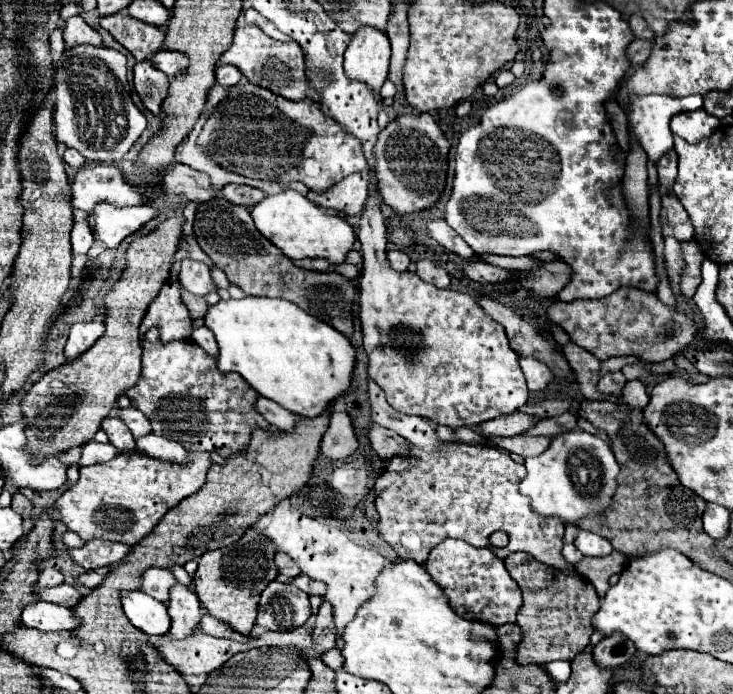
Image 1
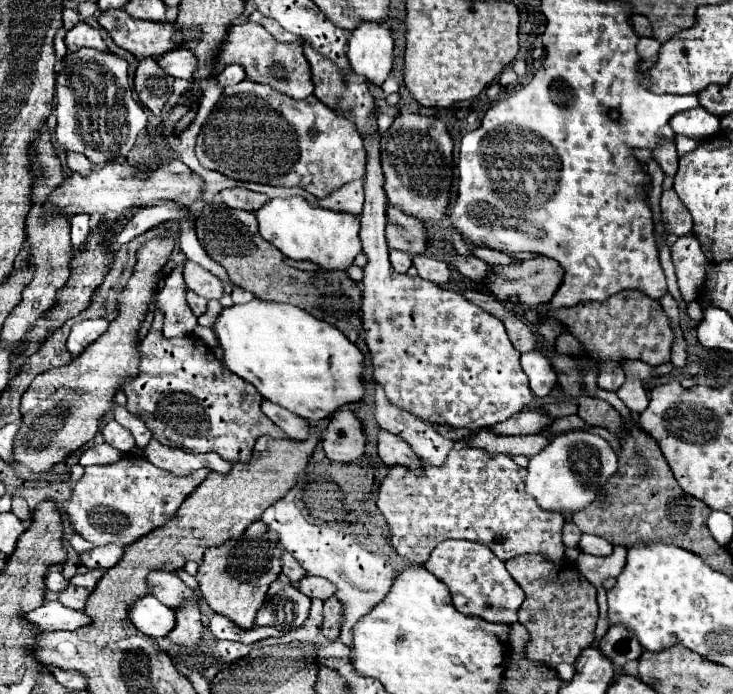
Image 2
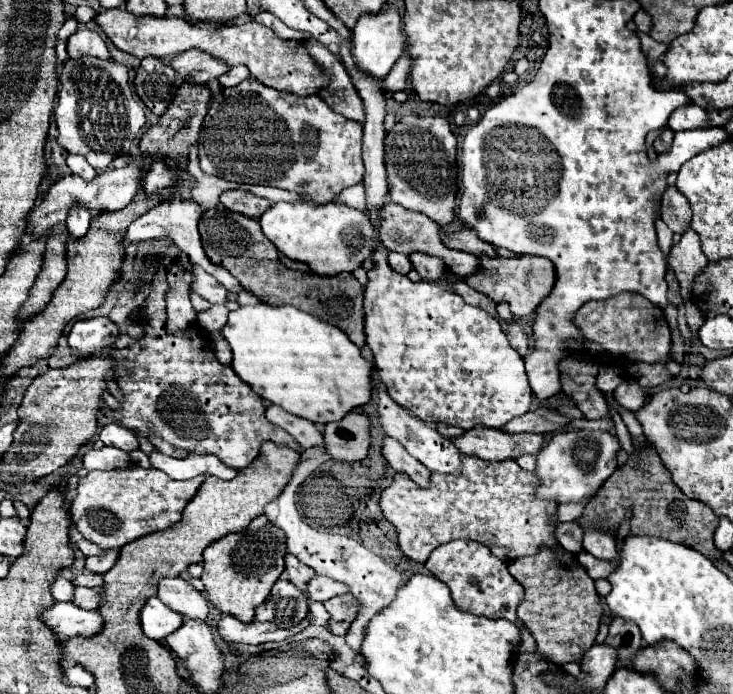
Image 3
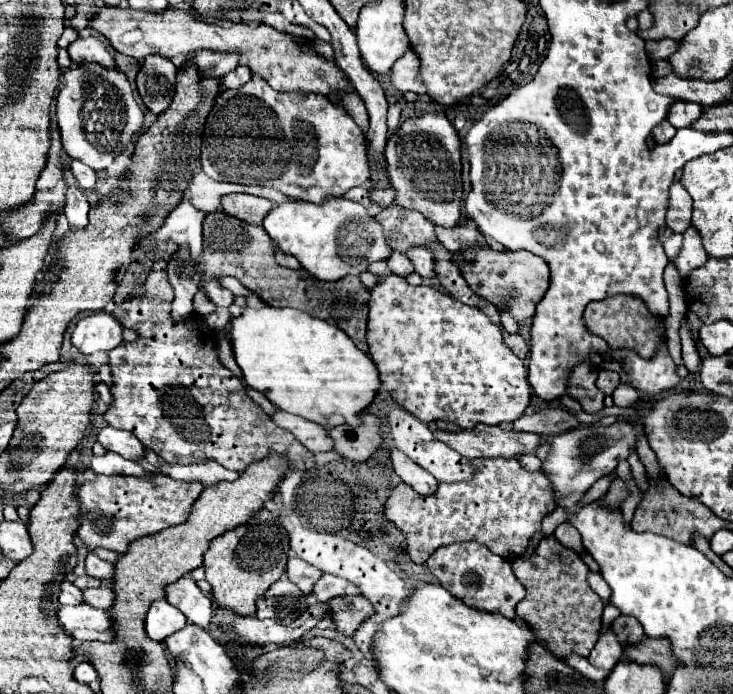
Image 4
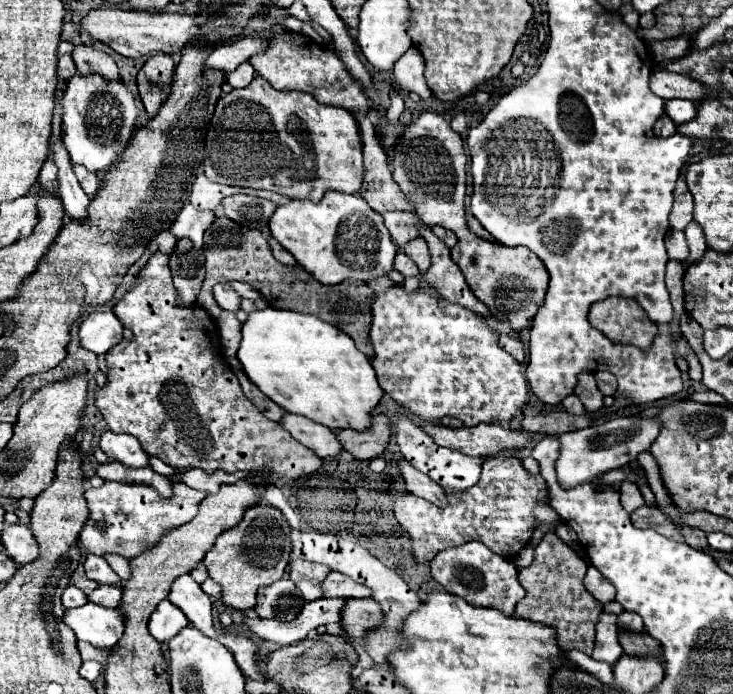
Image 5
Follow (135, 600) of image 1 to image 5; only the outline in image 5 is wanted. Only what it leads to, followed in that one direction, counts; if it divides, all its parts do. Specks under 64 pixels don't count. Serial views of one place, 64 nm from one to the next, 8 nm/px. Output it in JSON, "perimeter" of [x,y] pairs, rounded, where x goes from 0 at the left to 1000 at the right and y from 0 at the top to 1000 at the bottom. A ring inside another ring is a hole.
{"perimeter":[[[221,865],[216,876],[207,882],[202,905],[216,925],[229,925],[256,899],[256,890],[248,885],[248,879],[243,879],[243,873],[237,873],[232,865]]]}

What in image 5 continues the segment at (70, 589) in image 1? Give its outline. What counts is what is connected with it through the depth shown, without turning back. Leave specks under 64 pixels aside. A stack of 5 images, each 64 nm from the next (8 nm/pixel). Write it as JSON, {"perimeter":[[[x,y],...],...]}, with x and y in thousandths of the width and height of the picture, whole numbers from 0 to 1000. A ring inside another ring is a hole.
{"perimeter":[[[134,844],[123,859],[120,859],[123,867],[131,867],[136,873],[145,873],[145,876],[161,876],[164,867],[166,867],[166,844]]]}

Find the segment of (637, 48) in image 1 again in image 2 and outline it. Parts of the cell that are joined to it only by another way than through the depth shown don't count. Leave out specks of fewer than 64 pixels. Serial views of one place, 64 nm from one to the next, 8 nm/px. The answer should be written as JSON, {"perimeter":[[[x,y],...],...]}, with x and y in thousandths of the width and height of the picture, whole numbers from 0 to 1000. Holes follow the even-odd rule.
{"perimeter":[[[873,55],[868,69],[870,69],[870,78],[873,78],[876,86],[887,86],[887,84],[892,84],[898,78],[900,66],[903,63],[898,63],[892,55]]]}

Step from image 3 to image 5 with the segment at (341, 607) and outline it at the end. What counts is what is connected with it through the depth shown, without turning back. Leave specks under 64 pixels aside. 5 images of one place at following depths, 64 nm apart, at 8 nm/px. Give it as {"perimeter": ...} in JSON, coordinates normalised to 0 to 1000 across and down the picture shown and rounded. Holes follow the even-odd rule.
{"perimeter":[[[477,862],[467,882],[467,902],[477,919],[497,919],[508,905],[521,902],[521,876],[508,862]]]}

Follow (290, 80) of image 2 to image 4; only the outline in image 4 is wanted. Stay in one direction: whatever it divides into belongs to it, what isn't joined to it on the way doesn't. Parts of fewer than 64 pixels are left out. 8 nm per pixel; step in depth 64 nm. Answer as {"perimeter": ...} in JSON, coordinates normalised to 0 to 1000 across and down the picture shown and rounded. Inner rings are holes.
{"perimeter":[[[136,12],[134,20],[126,23],[123,40],[145,52],[153,69],[164,78],[180,84],[196,84],[202,78],[218,78],[235,84],[240,78],[262,78],[270,72],[306,72],[306,75],[327,75],[327,92],[336,92],[344,107],[357,110],[374,130],[379,133],[428,133],[439,138],[450,138],[450,133],[467,133],[477,118],[467,118],[472,107],[461,98],[456,86],[439,84],[428,61],[417,55],[404,55],[396,49],[385,49],[371,37],[355,35],[341,40],[338,35],[317,35],[314,40],[297,35],[281,35],[267,29],[262,20],[251,14],[224,14],[216,20],[188,17],[177,12]]]}

